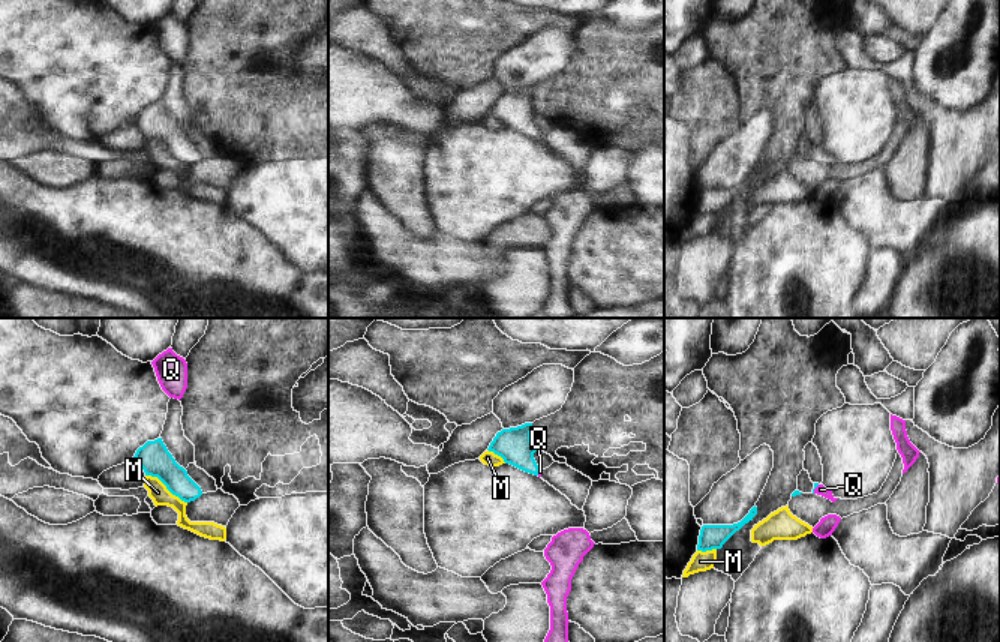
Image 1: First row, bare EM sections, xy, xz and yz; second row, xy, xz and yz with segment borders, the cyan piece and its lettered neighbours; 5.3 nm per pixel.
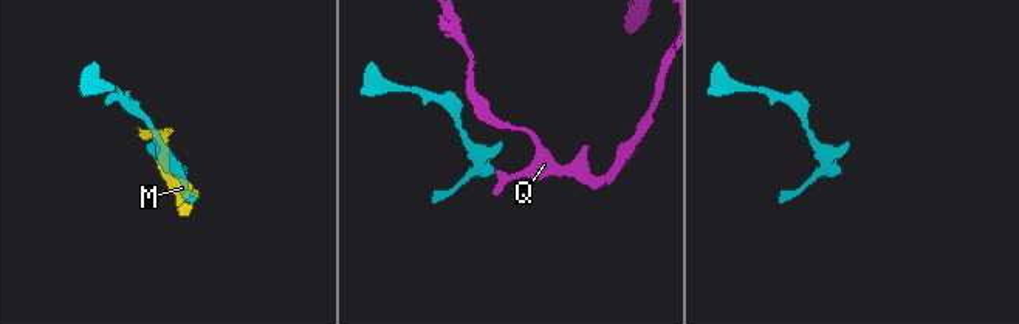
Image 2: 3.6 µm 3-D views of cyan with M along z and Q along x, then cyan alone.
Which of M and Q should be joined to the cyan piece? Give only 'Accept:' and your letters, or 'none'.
Accept: Q

